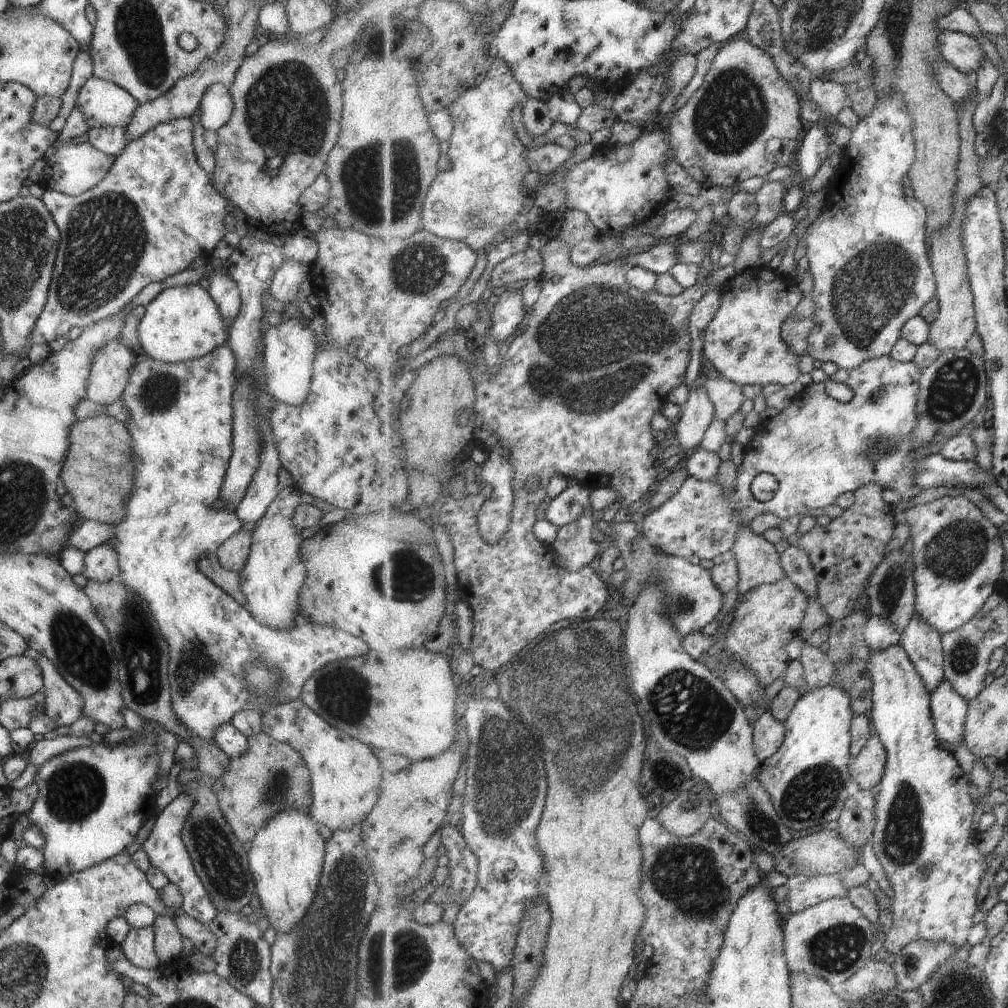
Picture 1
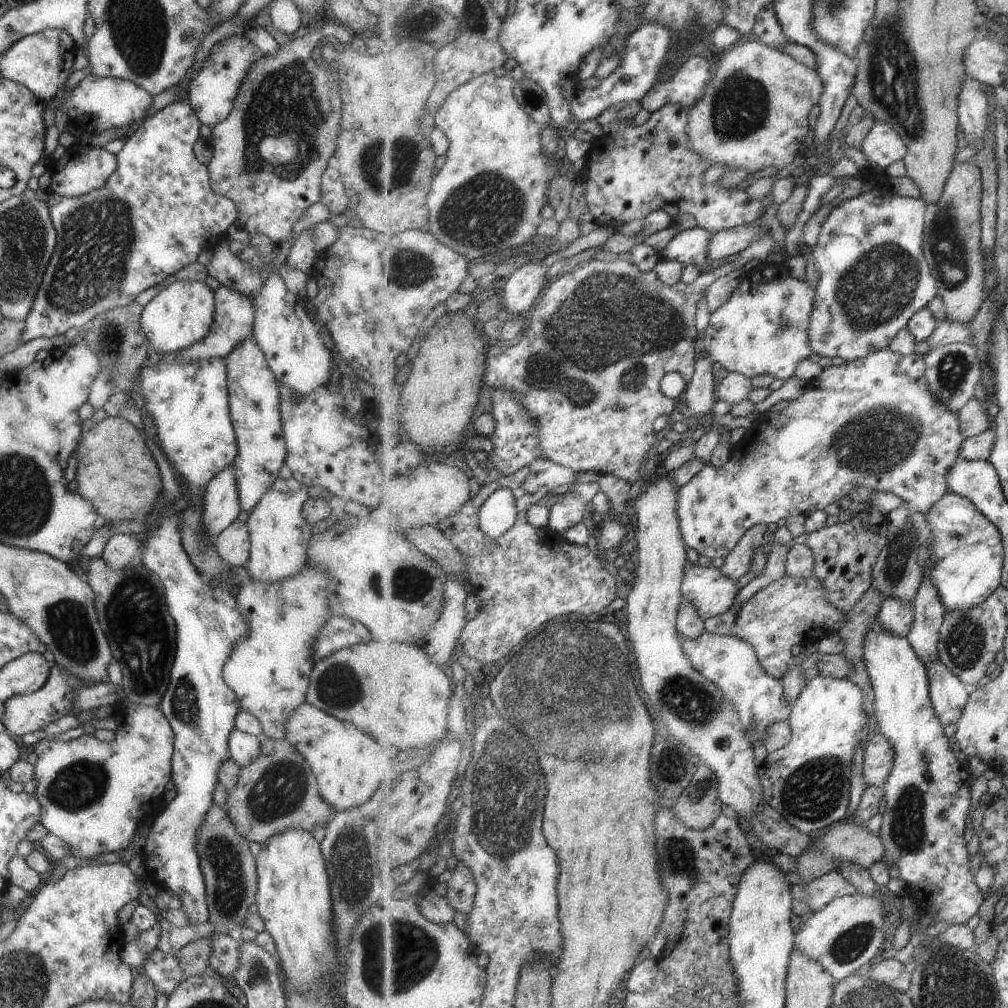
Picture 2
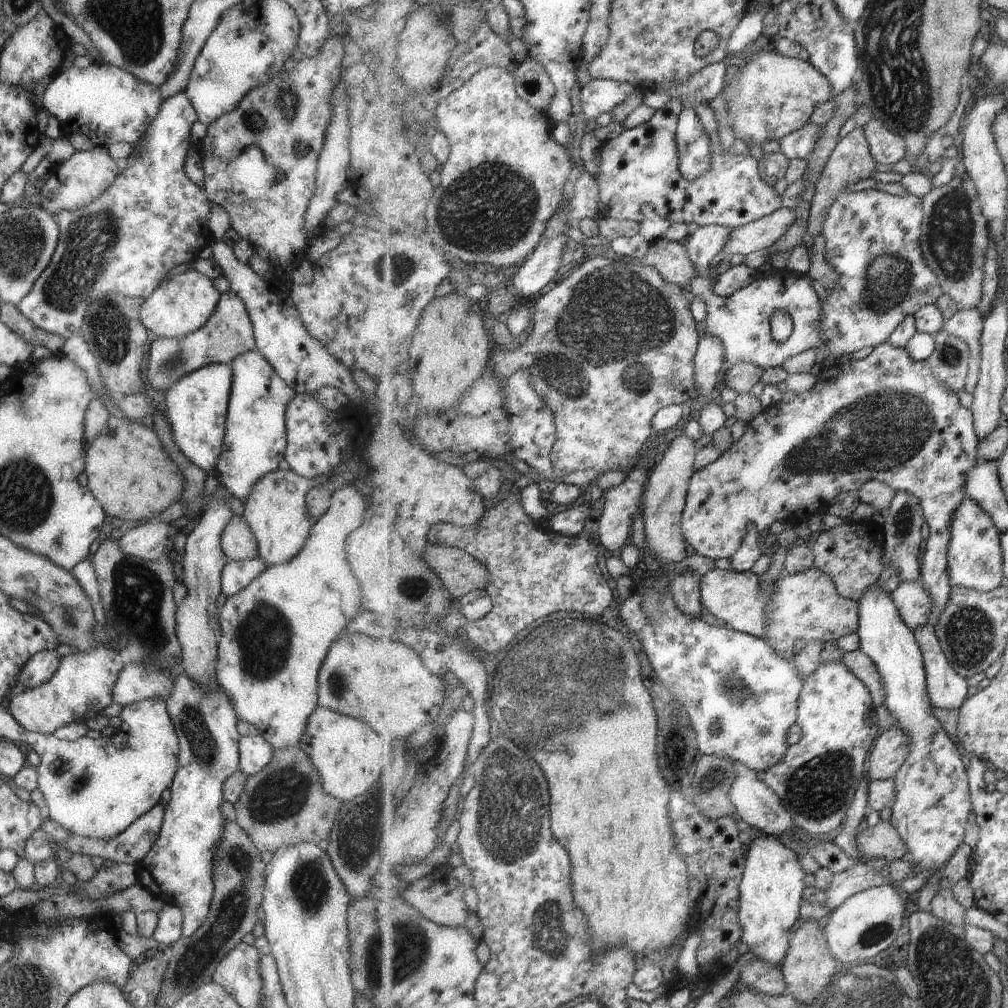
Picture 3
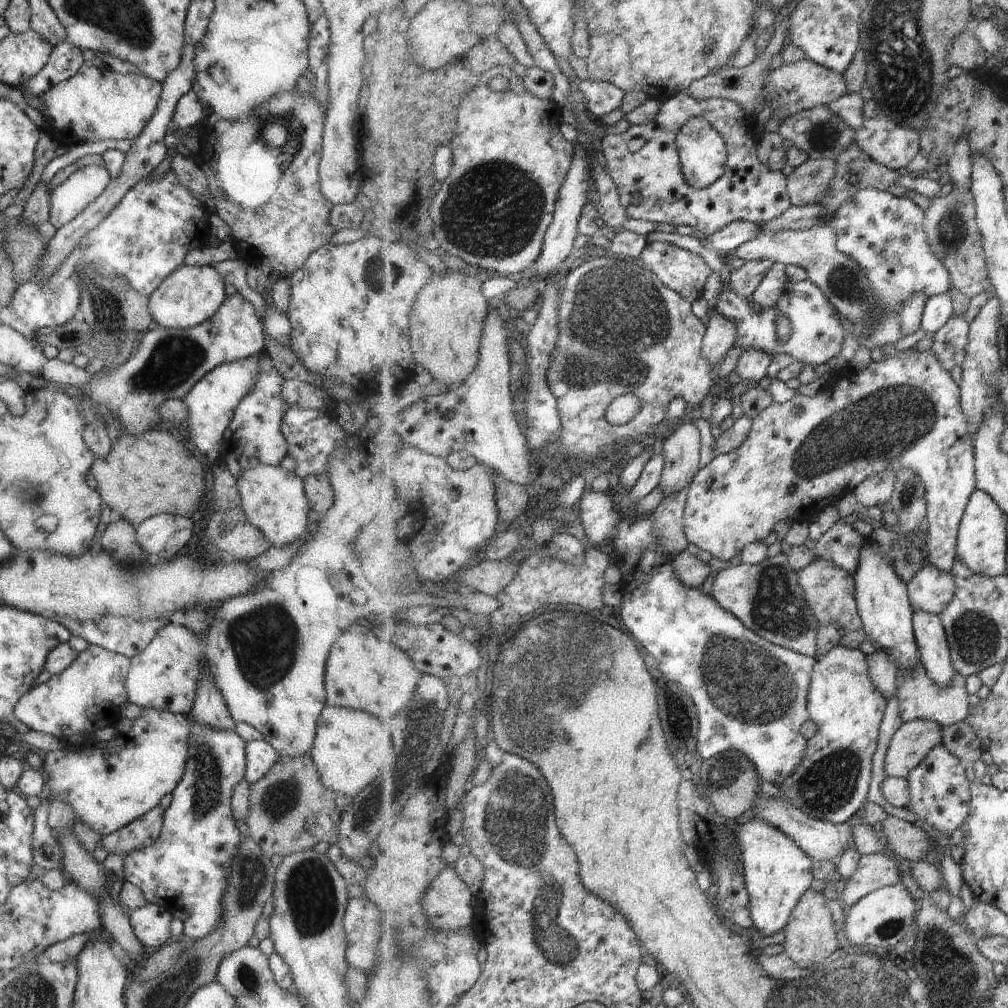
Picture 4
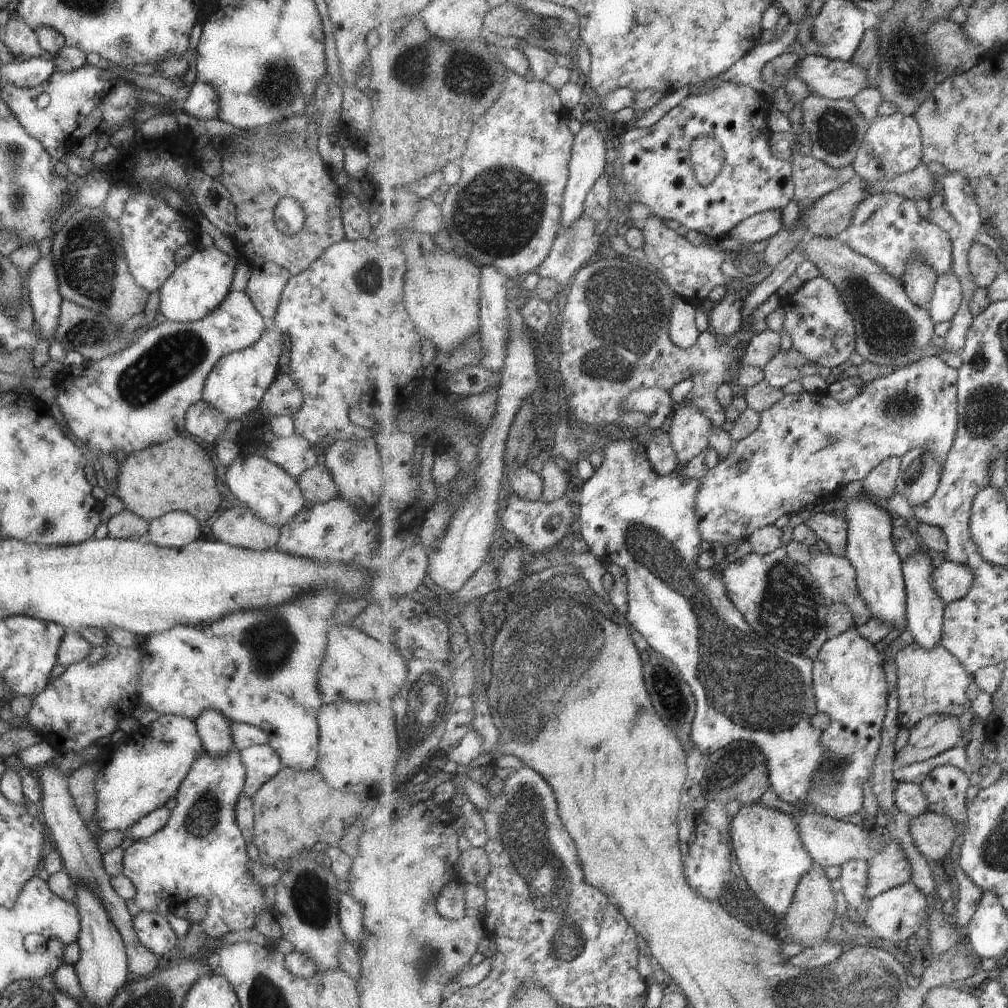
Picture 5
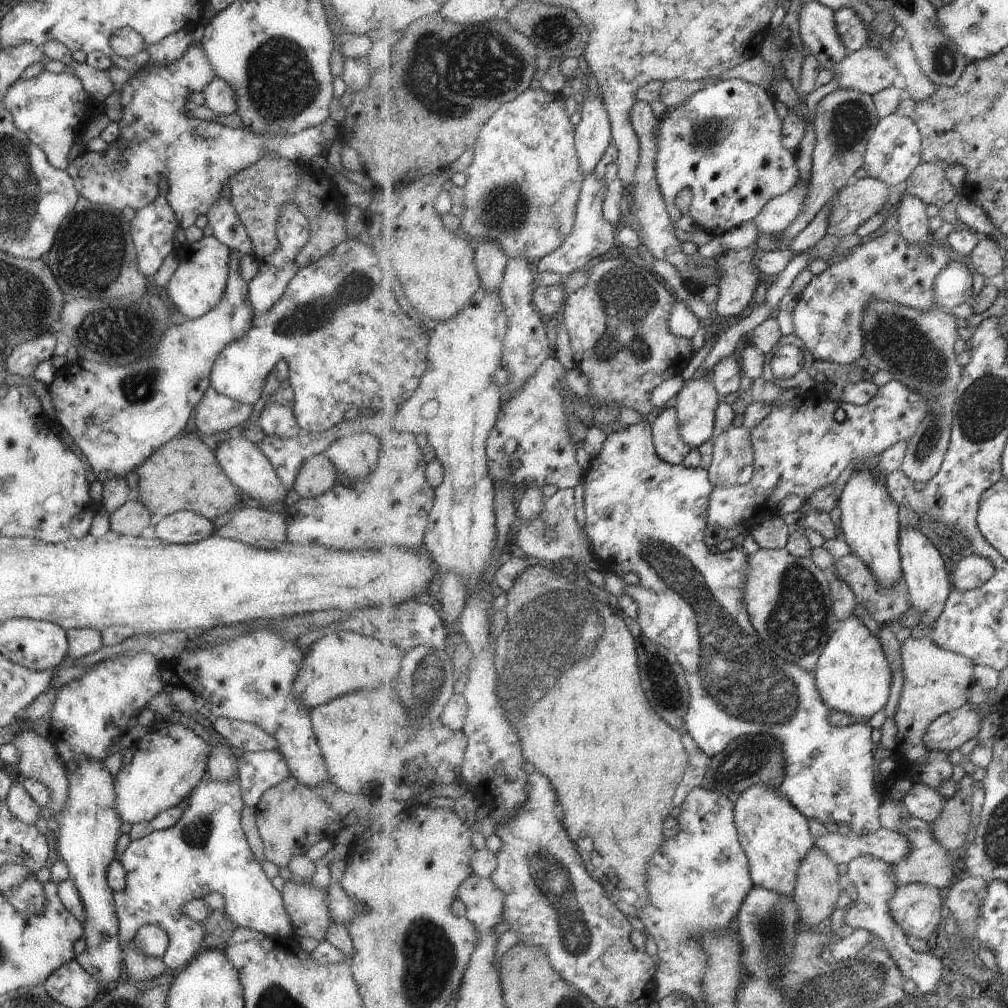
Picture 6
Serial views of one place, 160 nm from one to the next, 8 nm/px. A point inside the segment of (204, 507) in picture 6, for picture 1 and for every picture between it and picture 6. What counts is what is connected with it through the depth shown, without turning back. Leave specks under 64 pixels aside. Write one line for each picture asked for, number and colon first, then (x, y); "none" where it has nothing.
1: (97, 471)
2: (115, 472)
3: (129, 474)
4: (152, 473)
5: (176, 475)

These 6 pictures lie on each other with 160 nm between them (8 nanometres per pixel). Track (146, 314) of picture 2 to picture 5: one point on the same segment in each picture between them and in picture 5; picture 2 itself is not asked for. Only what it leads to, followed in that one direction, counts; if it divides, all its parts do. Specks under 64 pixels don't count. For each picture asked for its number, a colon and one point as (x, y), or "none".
3: (182, 303)
4: (190, 294)
5: (197, 285)

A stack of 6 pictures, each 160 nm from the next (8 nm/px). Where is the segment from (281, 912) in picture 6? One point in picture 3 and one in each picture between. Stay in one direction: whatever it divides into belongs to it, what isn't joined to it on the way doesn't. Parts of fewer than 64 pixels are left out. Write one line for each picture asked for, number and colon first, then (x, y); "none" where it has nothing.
3: (178, 867)
4: (185, 868)
5: (200, 851)

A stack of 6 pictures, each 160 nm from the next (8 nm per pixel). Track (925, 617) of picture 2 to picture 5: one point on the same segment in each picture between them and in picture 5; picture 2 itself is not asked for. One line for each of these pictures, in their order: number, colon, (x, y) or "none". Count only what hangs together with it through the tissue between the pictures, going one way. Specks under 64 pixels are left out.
3: (886, 417)
4: (904, 412)
5: (807, 447)

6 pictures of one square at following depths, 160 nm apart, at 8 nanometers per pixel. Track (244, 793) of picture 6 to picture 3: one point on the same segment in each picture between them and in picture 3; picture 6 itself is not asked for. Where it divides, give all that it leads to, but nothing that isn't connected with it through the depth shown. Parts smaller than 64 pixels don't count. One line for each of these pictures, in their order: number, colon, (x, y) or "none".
3: (254, 752)
4: (259, 756)
5: (261, 762)

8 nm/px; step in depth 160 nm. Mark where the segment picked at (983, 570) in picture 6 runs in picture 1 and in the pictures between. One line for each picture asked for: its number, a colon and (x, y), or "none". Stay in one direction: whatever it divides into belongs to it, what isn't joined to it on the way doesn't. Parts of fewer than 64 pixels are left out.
1: (881, 632)
2: (896, 615)
3: (916, 605)
4: (931, 590)
5: (953, 580)

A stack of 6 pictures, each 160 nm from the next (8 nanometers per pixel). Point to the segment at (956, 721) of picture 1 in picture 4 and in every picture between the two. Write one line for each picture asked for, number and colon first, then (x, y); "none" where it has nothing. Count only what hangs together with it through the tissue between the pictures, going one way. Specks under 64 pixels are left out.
2: (949, 694)
3: (948, 689)
4: (936, 657)

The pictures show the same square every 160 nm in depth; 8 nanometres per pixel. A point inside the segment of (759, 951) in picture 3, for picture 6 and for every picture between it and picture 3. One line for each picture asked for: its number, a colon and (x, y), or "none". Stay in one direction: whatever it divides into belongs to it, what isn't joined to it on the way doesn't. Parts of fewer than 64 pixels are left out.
4: (778, 872)
5: (773, 859)
6: (774, 833)

